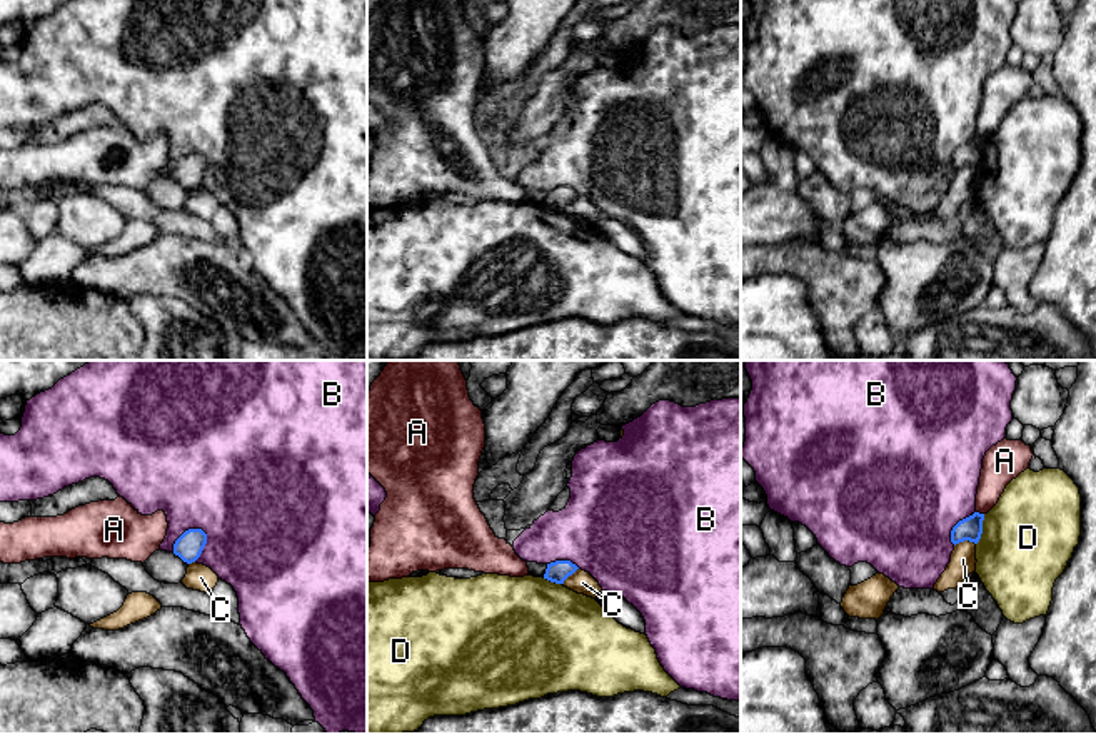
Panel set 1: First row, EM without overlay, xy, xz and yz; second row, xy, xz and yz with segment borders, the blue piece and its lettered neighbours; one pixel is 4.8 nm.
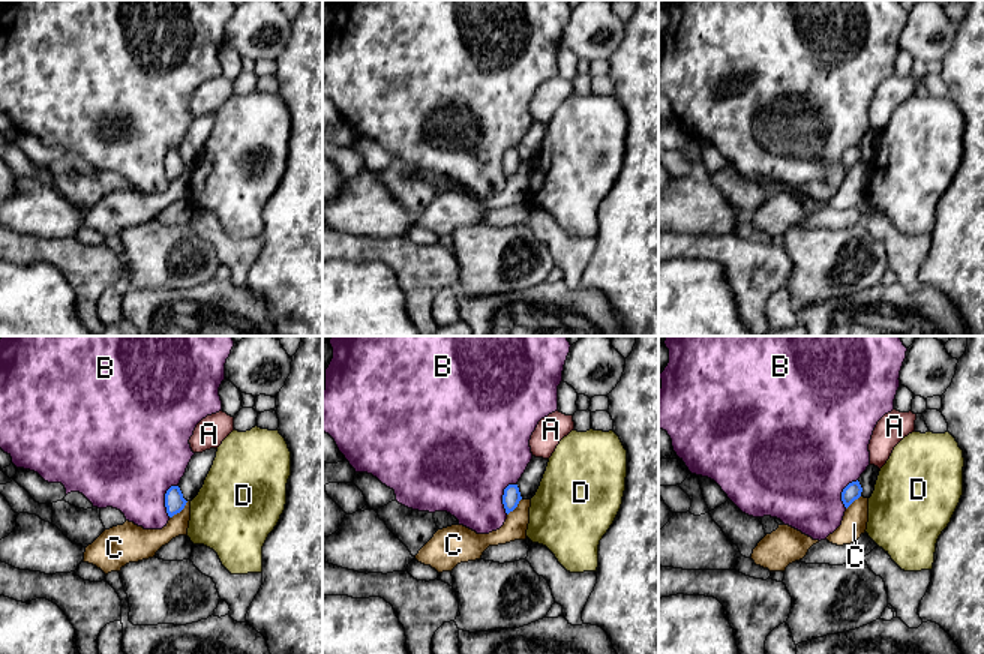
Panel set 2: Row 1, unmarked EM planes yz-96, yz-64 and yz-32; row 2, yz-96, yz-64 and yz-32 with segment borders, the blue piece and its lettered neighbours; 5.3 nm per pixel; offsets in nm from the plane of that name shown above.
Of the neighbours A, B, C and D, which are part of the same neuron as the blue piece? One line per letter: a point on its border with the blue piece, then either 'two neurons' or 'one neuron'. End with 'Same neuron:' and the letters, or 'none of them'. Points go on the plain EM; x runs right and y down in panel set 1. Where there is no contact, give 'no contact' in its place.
A: meets blue in yz at (978, 139); two neurons
B: meets blue in xy at (186, 157); two neurons
C: meets blue in yz at (965, 165); two neurons
D: meets blue in yz at (981, 155); two neurons
Same neuron: none of them

